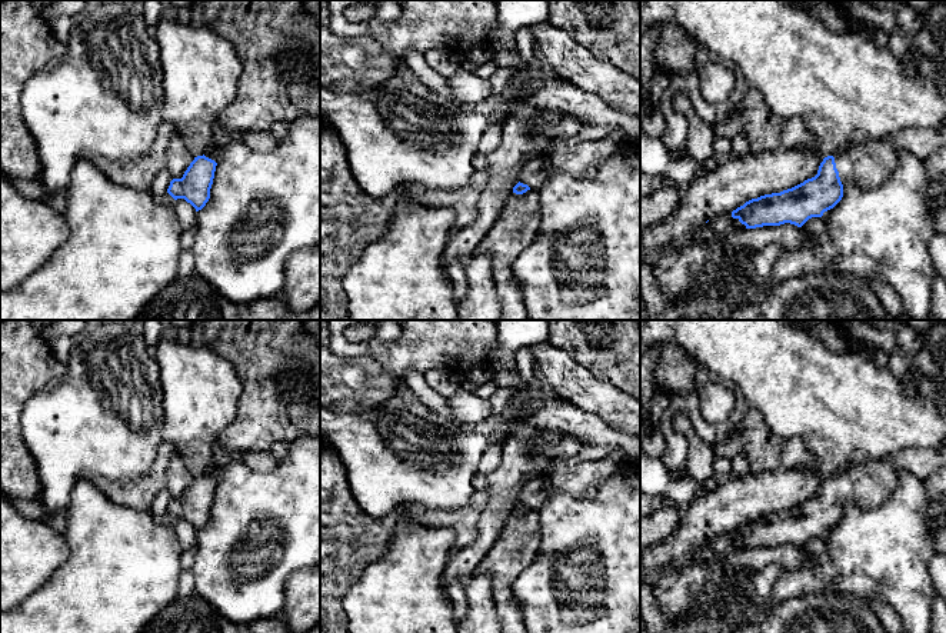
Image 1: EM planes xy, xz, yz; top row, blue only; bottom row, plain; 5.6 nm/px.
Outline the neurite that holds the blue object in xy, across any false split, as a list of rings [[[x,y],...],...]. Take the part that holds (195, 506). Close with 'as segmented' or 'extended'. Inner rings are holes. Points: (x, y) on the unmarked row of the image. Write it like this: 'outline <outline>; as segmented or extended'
outline [[[197,476],[181,499],[173,499],[167,513],[174,519],[184,519],[196,532],[201,530],[210,519],[210,509],[217,483],[209,477]]]; as segmented

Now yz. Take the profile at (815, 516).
outline [[[885,459],[849,464],[833,476],[825,477],[815,497],[780,513],[752,519],[733,530],[732,537],[737,539],[746,549],[785,543],[802,547],[809,539],[822,537],[825,532],[833,529],[842,520],[845,506],[855,504],[863,510],[879,507],[897,489],[900,470],[902,467]]]; extended

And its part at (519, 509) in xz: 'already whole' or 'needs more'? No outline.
needs more

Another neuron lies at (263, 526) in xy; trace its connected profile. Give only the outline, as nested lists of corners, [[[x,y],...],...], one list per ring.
[[[304,436],[293,440],[289,454],[270,472],[253,472],[237,460],[221,467],[210,519],[197,532],[191,567],[196,593],[234,623],[264,620],[280,612],[287,579],[296,570],[313,566],[320,566],[320,439]]]

